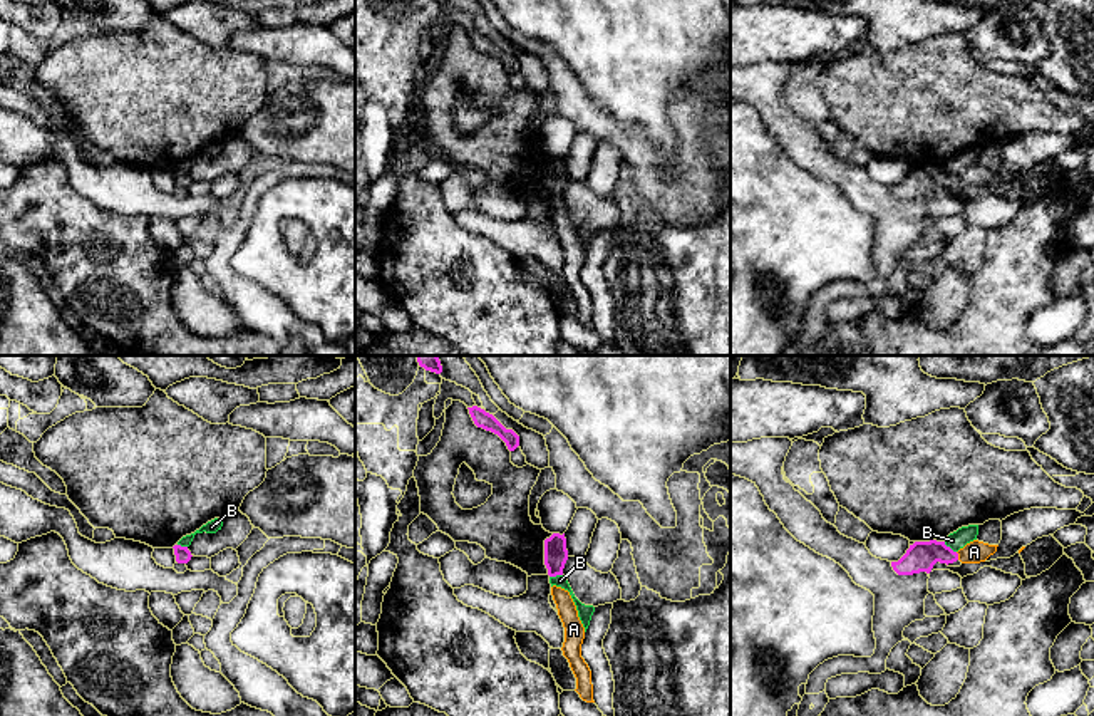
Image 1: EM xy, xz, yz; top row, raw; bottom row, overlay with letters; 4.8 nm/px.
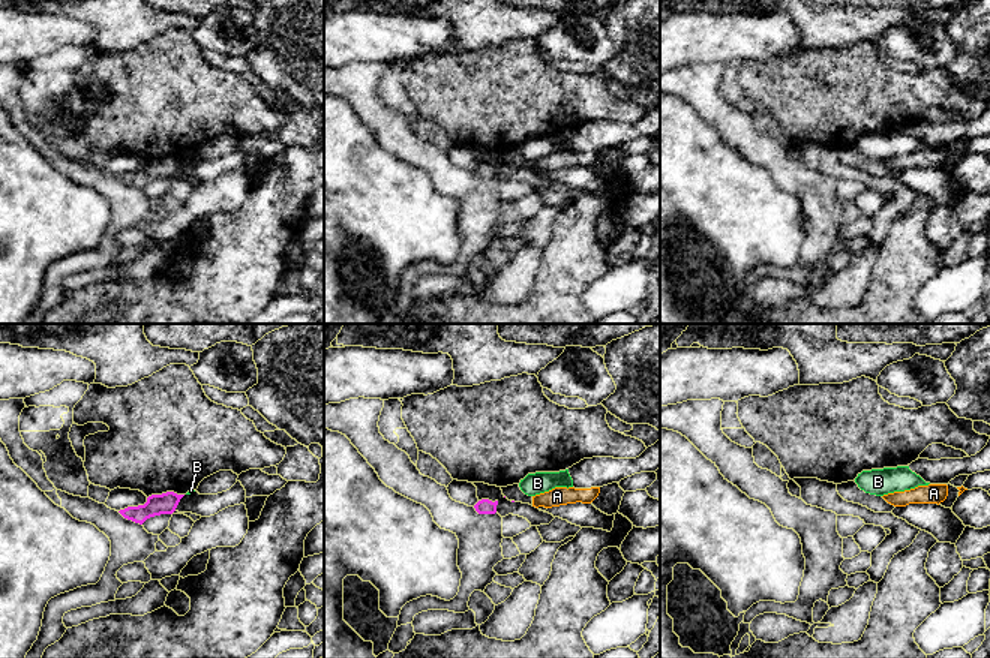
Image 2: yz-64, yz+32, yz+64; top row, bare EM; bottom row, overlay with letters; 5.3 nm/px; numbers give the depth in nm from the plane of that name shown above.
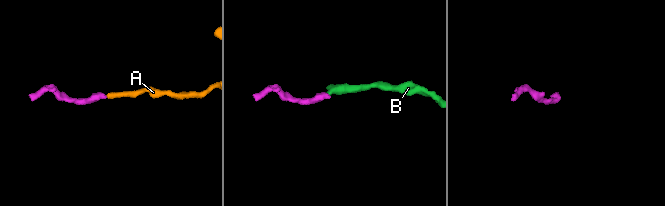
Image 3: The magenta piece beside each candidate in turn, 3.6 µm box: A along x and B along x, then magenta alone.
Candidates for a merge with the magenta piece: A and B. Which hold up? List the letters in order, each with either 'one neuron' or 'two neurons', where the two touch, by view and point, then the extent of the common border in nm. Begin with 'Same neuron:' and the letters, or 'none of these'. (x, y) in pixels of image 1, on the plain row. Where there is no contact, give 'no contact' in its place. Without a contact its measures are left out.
Same neuron: A
A: one neuron; contact yz (957, 180); length 40 nm
B: two neurons; contact yz (949, 171); length 80 nm

